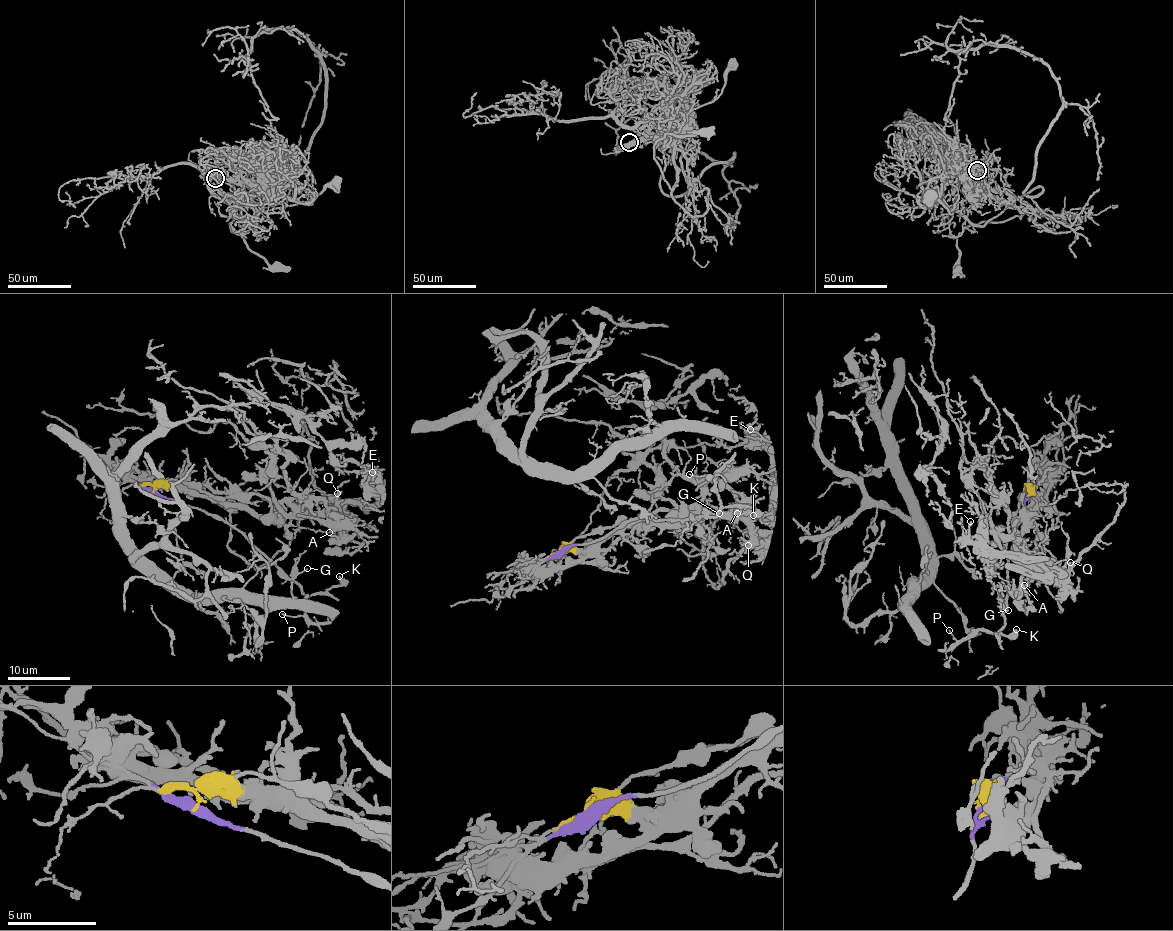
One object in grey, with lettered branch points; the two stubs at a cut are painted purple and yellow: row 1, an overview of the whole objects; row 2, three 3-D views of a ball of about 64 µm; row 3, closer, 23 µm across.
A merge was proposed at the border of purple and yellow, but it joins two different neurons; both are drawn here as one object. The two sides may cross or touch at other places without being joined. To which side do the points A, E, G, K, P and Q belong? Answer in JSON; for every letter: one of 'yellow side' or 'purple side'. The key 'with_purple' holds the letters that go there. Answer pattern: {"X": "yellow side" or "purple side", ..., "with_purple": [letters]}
{"A": "yellow side", "E": "yellow side", "G": "purple side", "K": "purple side", "P": "purple side", "Q": "yellow side", "with_purple": ["G", "K", "P"]}

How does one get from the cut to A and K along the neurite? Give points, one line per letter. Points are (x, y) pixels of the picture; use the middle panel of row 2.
A: (560, 548), (592, 548), (641, 520), (671, 523), (736, 513)
K: (560, 548), (600, 540), (636, 519), (712, 518), (722, 508), (751, 506), (755, 509), (753, 515)

